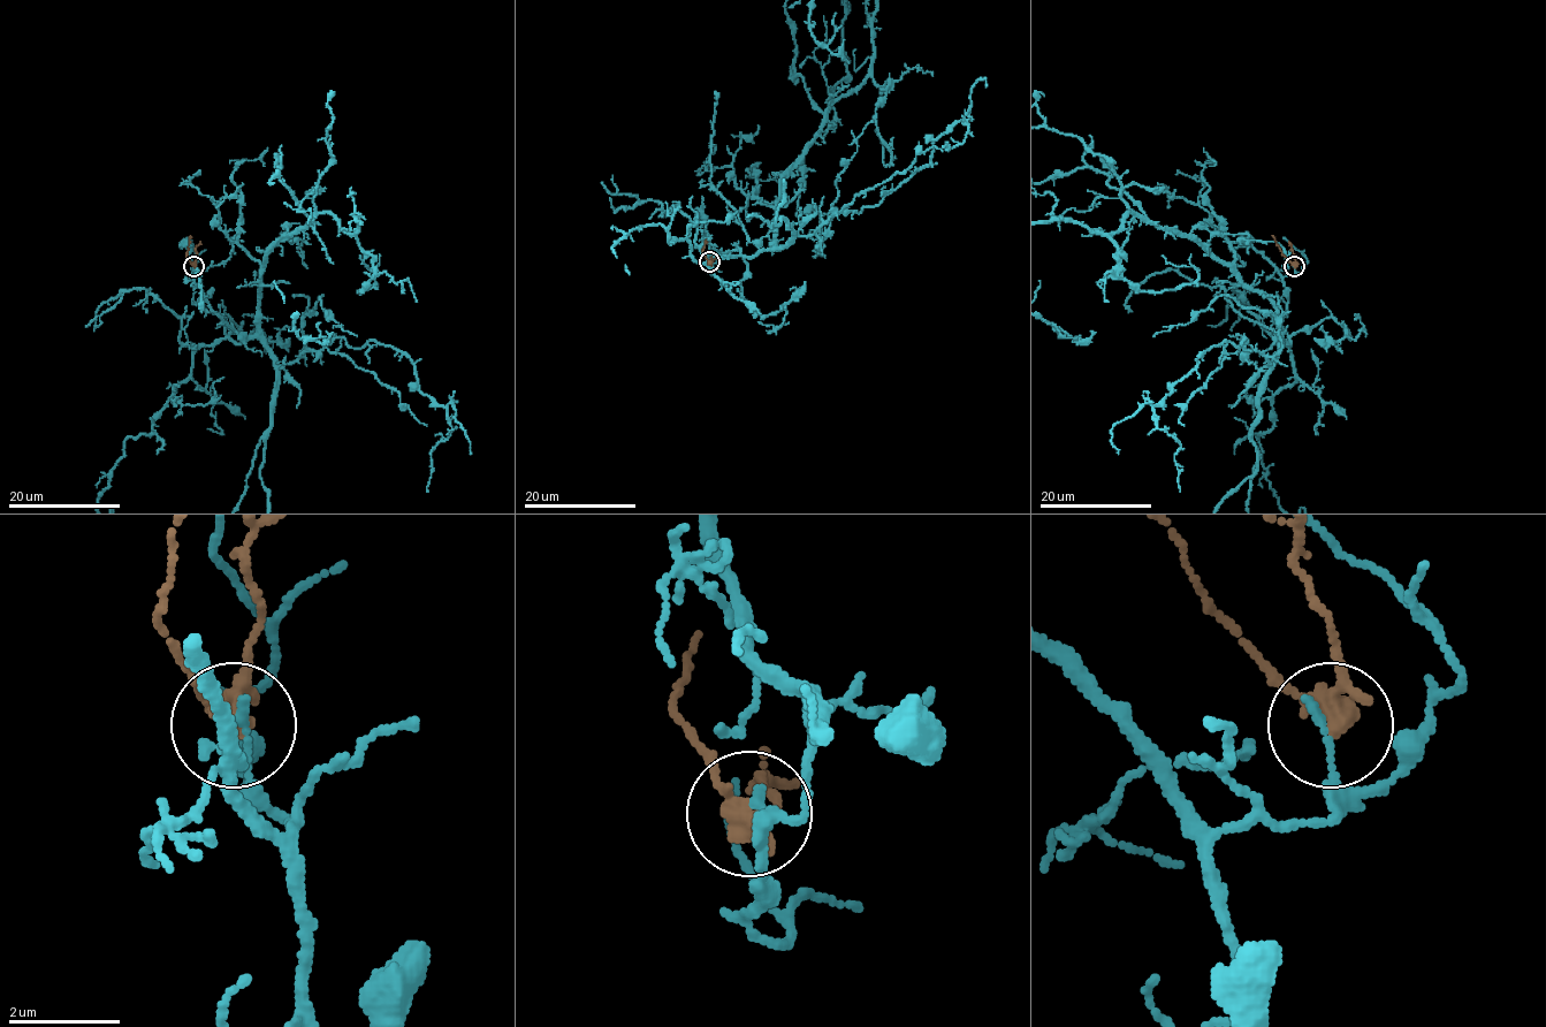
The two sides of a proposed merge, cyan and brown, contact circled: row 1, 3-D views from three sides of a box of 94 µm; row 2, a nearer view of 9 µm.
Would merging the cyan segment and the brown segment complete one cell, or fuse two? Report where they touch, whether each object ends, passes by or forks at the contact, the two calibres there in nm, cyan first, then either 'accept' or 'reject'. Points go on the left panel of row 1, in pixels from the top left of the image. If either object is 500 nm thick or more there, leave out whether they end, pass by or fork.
(193, 266) | cyan ends | brown forks | 150/260 nm | reject

